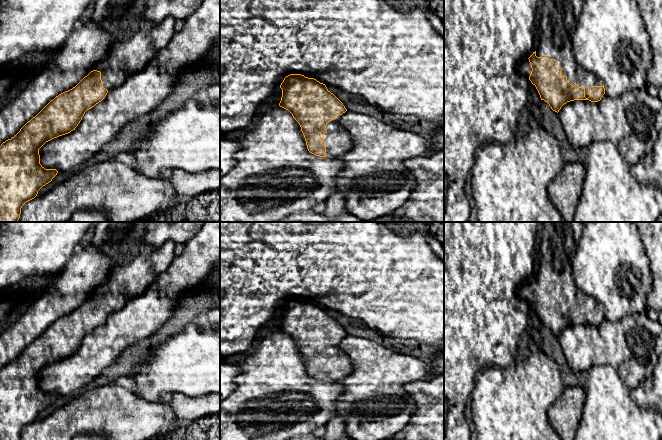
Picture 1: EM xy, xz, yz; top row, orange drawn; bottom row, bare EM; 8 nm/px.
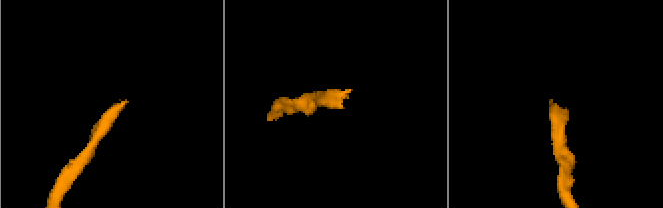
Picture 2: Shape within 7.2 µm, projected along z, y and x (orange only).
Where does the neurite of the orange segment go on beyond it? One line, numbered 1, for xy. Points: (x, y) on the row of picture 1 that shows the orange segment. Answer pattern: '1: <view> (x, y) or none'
1: xy (136, 40)

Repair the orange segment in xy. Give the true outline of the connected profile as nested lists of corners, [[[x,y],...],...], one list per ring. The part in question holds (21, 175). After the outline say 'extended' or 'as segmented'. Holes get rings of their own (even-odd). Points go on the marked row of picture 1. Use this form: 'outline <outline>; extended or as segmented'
outline [[[95,0],[91,22],[108,32],[113,44],[106,57],[95,69],[85,76],[75,87],[51,100],[35,117],[28,121],[20,131],[0,146],[0,222],[18,222],[22,206],[34,199],[38,191],[57,175],[56,169],[45,169],[40,164],[39,149],[48,141],[70,133],[78,126],[85,112],[101,102],[107,93],[120,86],[126,78],[141,71],[156,53],[166,47],[175,33],[175,21],[166,17],[159,23],[152,23],[144,16],[148,0]]]; extended

